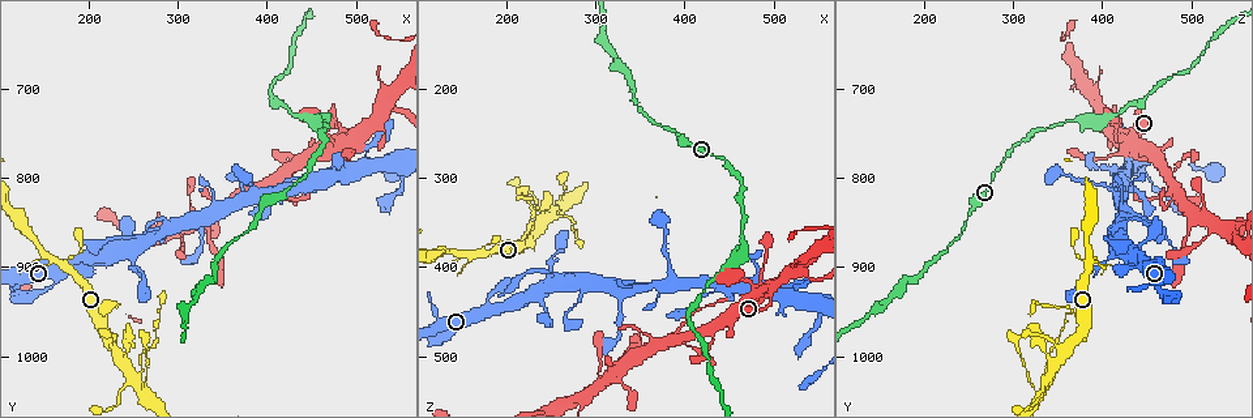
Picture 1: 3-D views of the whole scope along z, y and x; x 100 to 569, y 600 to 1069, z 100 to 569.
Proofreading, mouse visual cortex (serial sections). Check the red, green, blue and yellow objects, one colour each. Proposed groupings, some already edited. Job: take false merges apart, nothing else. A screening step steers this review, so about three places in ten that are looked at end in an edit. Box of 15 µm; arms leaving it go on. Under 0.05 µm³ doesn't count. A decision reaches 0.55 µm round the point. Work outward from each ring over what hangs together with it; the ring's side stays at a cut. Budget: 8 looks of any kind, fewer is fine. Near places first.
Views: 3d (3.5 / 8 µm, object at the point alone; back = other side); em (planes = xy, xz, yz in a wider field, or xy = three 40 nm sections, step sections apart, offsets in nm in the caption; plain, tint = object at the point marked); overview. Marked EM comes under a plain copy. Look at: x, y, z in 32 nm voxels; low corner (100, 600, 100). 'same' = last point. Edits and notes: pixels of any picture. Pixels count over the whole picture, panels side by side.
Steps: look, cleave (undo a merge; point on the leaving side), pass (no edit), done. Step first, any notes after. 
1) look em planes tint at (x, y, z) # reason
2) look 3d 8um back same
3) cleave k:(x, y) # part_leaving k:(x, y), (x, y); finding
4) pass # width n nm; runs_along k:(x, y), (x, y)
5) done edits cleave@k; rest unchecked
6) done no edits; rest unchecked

look 3d 8um at (175, 900, 385) # arms part here

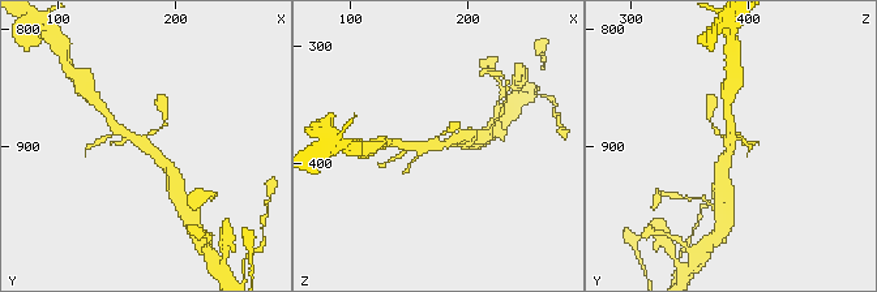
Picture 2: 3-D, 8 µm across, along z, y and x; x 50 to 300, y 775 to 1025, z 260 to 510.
look 3d 3.5um at (172, 898, 386) # closer look

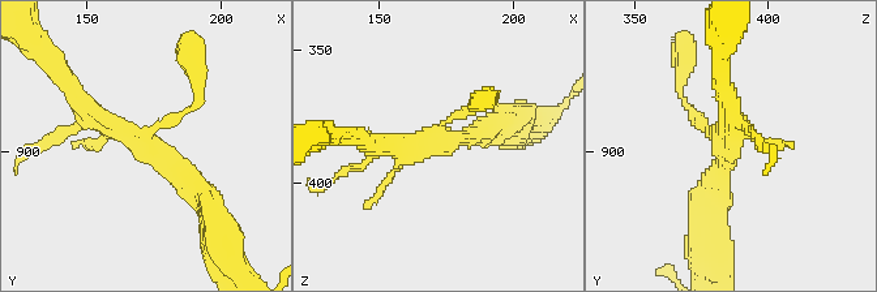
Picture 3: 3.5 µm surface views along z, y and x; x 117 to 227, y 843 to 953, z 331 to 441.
pass # runs_along 3:(208, 201), (76, 97); one cell here

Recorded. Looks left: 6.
look 3d 8um back at (260, 1035, 335) # three-way junction

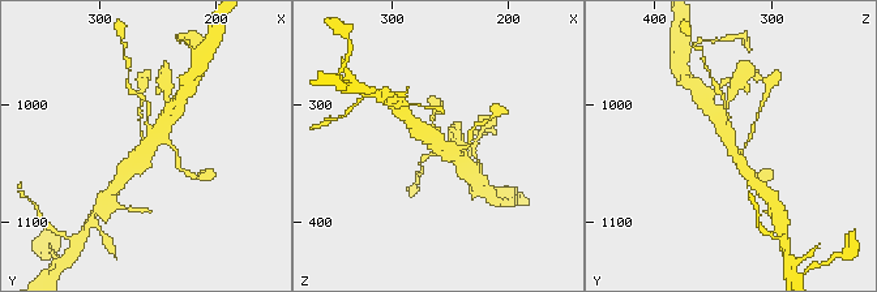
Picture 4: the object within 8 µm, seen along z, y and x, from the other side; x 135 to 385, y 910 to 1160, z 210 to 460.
look 3d 3.5um at (262, 1036, 336) # zoom in

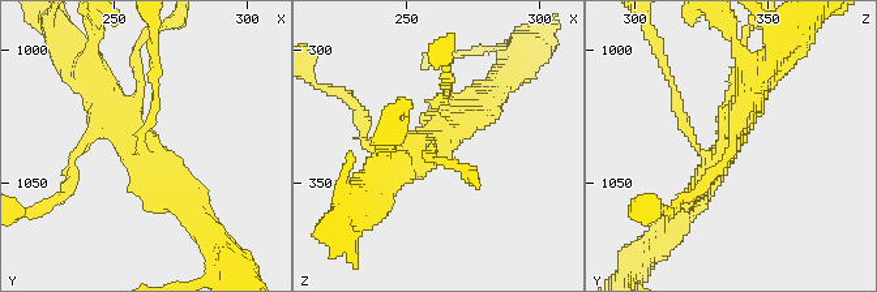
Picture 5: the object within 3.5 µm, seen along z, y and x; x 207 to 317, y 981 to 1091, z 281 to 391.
pass # runs_along 5:(95, 81), (192, 209); all the same cell

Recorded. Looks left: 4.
look 3d 3.5um at (490, 760, 430)

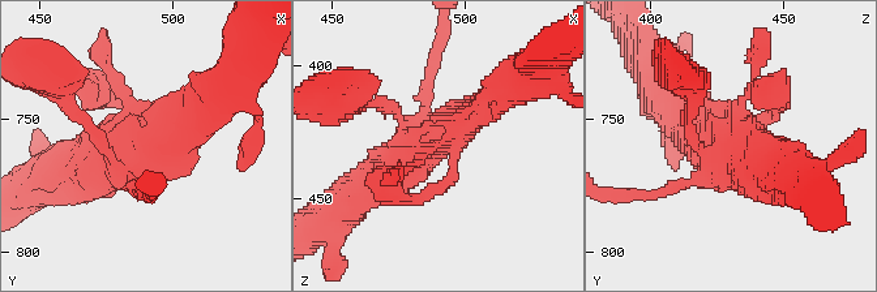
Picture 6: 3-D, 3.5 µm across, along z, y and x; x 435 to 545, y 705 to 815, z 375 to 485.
look em xy step 3 tint at (489, 762, 429)

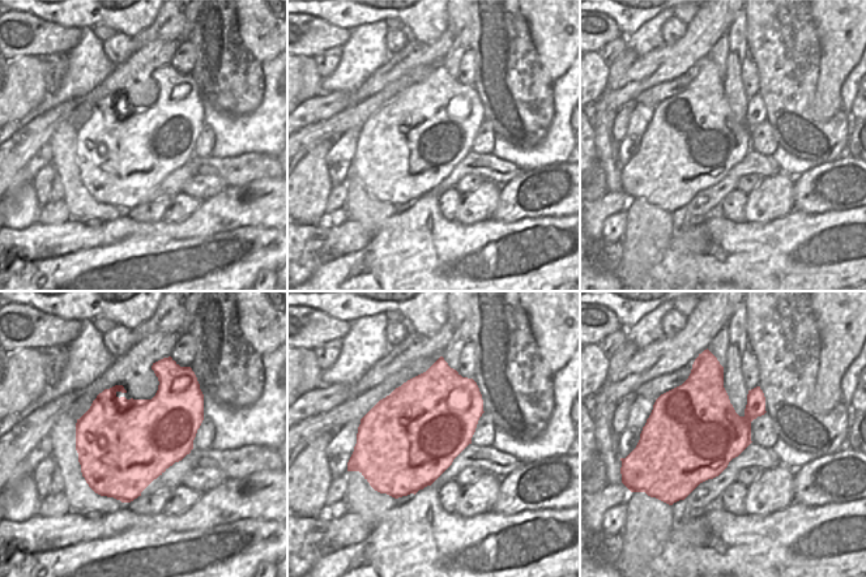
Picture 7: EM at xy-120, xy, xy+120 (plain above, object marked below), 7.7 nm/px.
pass # continuous, no second cell

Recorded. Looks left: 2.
done no edits; rest unchecked

